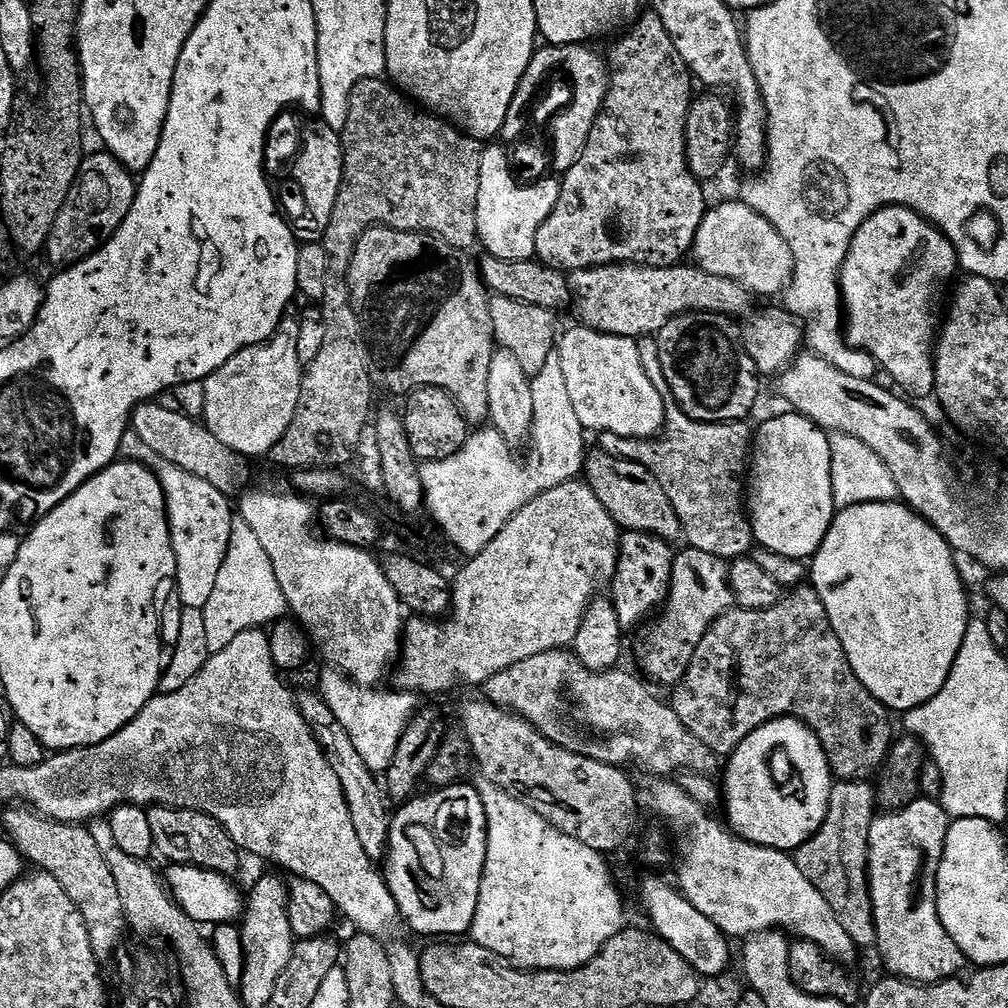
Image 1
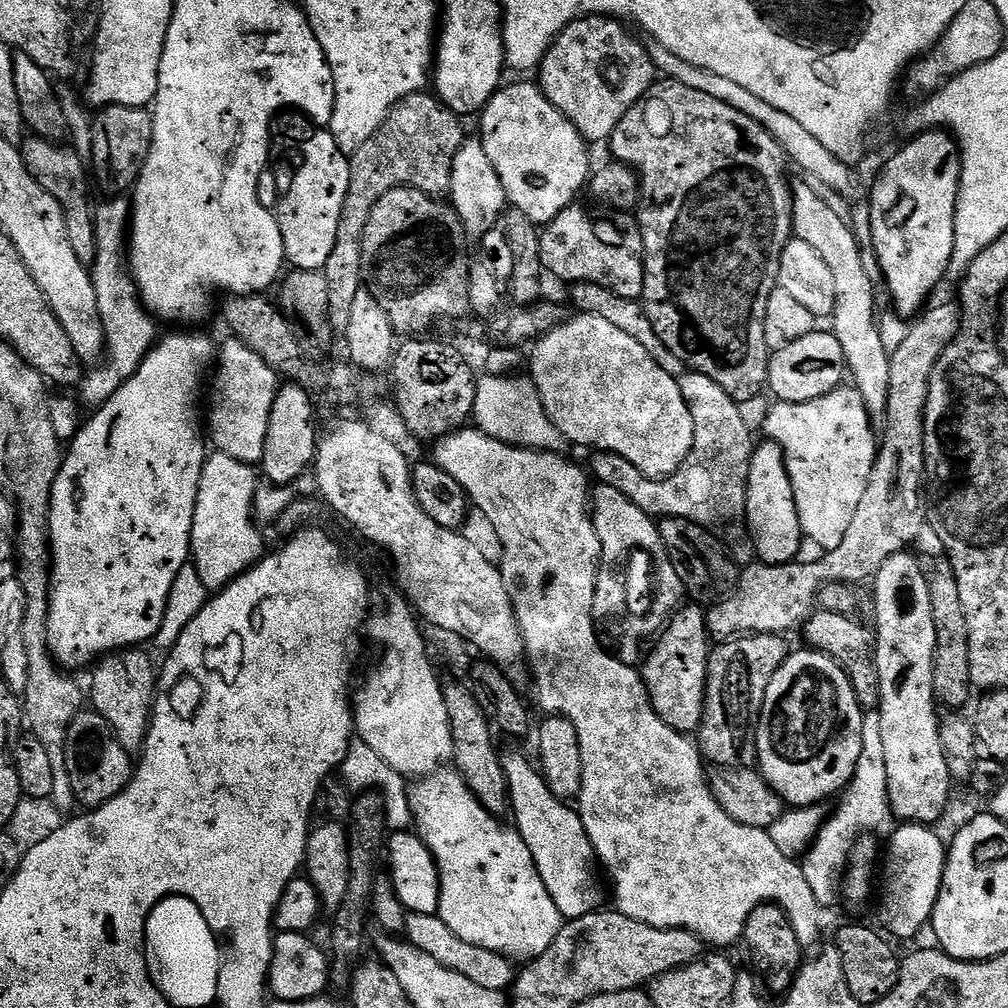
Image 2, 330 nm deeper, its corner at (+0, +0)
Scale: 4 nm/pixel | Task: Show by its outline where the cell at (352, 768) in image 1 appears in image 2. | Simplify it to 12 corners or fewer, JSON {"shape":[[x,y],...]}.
{"shape":[[409,915],[409,944],[486,986],[511,989],[513,961],[462,942],[439,915]]}

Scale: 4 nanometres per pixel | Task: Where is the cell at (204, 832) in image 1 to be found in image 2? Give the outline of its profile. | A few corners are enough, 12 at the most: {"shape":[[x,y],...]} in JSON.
{"shape":[[121,650],[95,668],[91,707],[139,753],[156,707],[157,665]]}

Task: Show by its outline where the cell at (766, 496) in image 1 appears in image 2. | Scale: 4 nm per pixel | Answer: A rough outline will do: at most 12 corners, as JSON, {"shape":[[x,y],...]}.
{"shape":[[753,447],[746,490],[757,557],[791,564],[805,535],[784,452]]}

